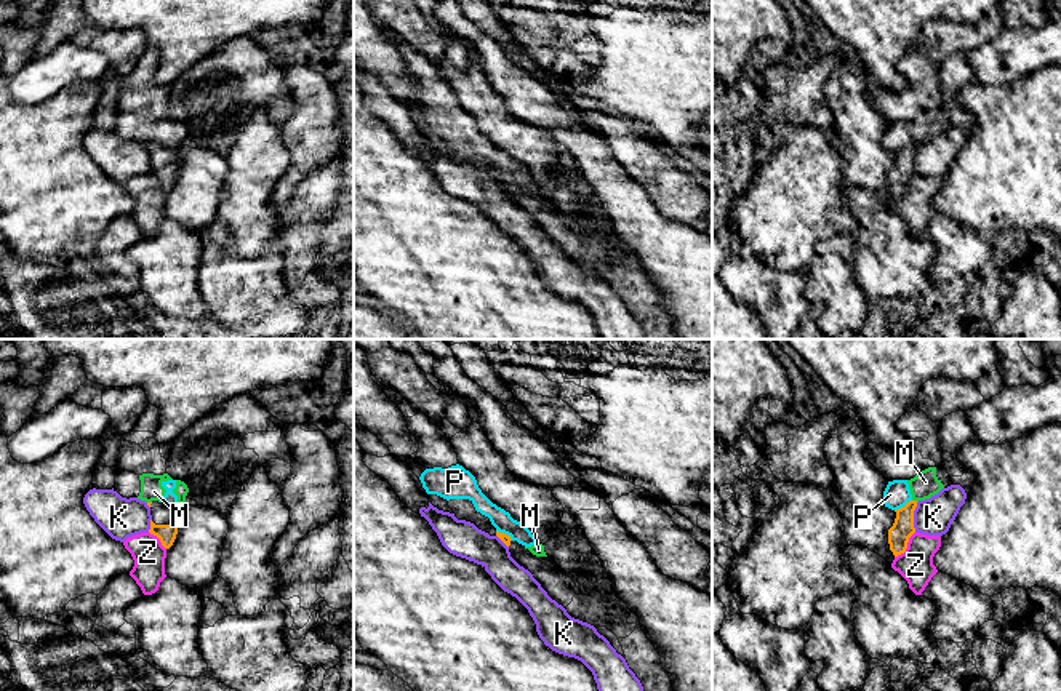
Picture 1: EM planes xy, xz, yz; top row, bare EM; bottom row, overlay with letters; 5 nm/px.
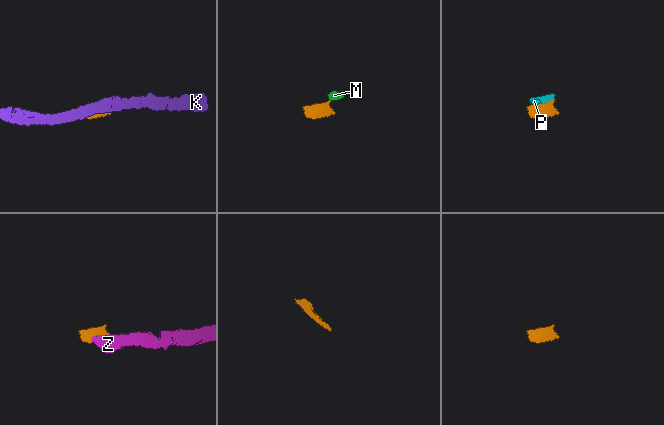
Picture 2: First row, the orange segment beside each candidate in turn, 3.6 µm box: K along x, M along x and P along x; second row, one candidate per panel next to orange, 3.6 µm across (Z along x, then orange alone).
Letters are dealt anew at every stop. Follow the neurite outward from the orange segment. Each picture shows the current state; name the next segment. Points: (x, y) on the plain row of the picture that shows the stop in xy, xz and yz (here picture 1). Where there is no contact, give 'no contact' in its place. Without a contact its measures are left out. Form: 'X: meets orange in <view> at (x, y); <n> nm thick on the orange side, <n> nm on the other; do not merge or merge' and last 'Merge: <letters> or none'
K: meets orange in yz at (912, 159); 110 nm thick on the orange side, 190 nm on the other; do not merge
M: meets orange in yz at (916, 143); 110 nm thick on the orange side, 140 nm on the other; do not merge
P: meets orange in yz at (904, 147); 110 nm thick on the orange side, 140 nm on the other; do not merge
Z: meets orange in yz at (906, 187); 110 nm thick on the orange side, 180 nm on the other; do not merge
Merge: none

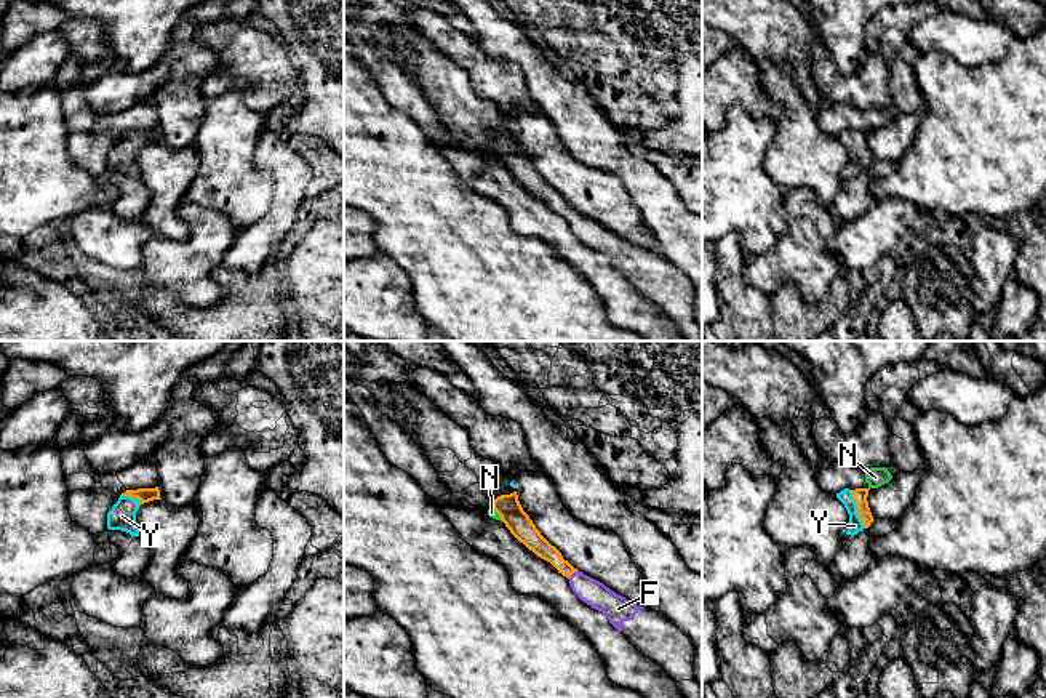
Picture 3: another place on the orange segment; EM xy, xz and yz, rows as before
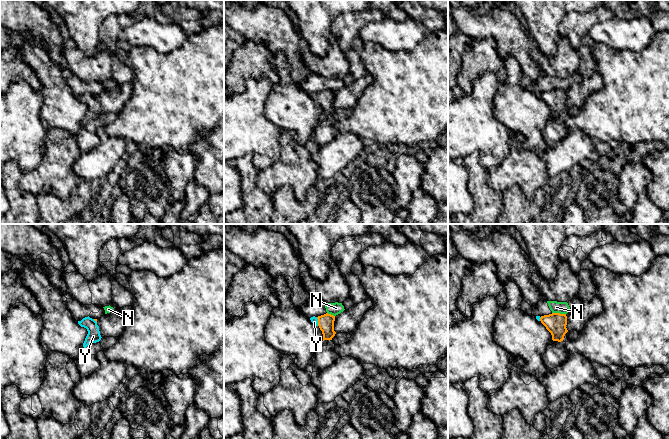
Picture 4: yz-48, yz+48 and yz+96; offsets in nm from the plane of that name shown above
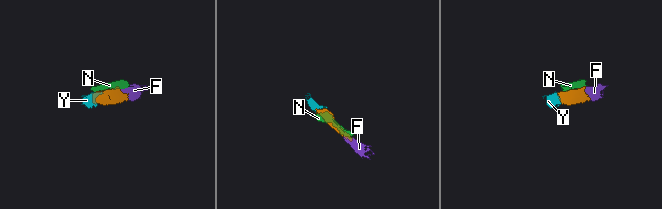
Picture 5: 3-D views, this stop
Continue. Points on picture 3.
F: meets orange in xz at (573, 213); 100 nm thick on the orange side, 130 nm on the other; merge
N: meets orange in xz at (498, 154); 120 nm thick on the orange side, 50 nm on the other; do not merge
Y: meets orange in yz at (858, 151); 70 nm thick on the orange side, 80 nm on the other; merge
Merge: F, Y

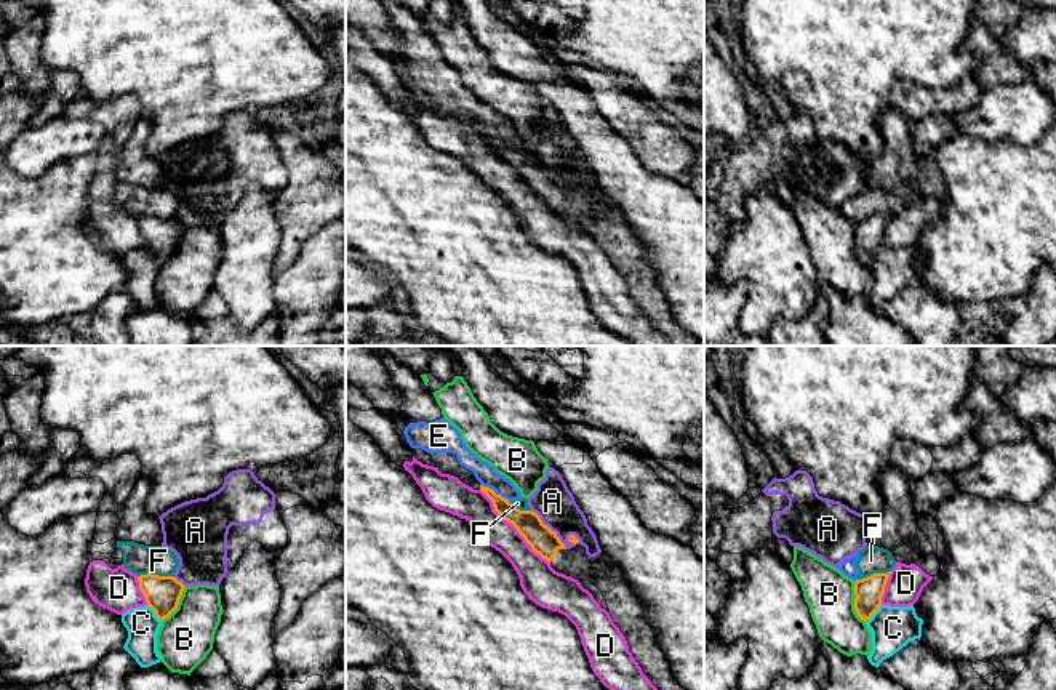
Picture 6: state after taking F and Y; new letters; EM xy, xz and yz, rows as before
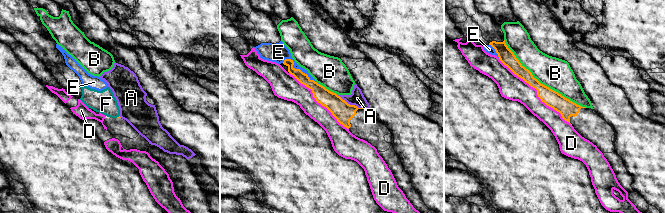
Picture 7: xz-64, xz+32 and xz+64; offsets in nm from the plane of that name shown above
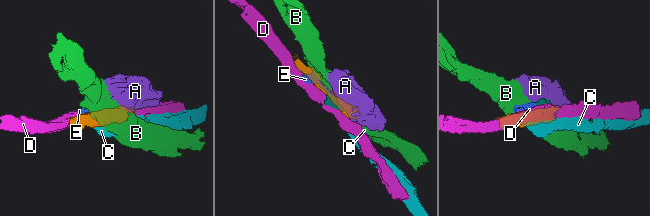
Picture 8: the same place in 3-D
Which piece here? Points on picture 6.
A: meets orange in xz at (549, 170); 140 nm thick on the orange side, 200 nm on the other; do not merge
B: meets orange in yz at (855, 244); 140 nm thick on the orange side, 240 nm on the other; do not merge
C: meets orange in xy at (156, 255); 180 nm thick on the orange side, 160 nm on the other; do not merge
D: meets orange in xz at (514, 167); 140 nm thick on the orange side, 160 nm on the other; do not merge
E: meets orange in xz at (493, 133); 140 nm thick on the orange side, 100 nm on the other; do not merge
F: meets orange in xy at (156, 216); 180 nm thick on the orange side, 150 nm on the other; do not merge
Merge: none

